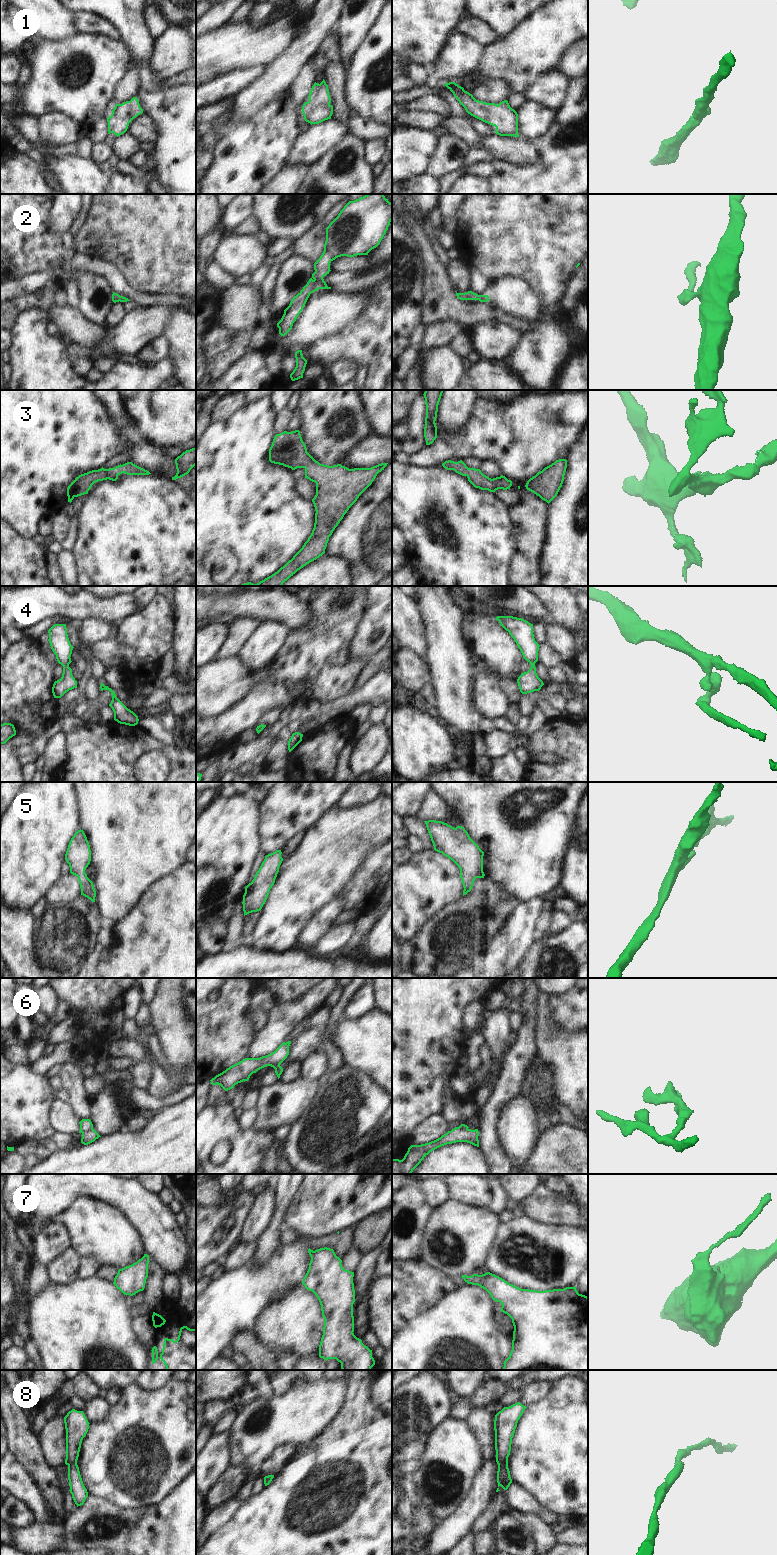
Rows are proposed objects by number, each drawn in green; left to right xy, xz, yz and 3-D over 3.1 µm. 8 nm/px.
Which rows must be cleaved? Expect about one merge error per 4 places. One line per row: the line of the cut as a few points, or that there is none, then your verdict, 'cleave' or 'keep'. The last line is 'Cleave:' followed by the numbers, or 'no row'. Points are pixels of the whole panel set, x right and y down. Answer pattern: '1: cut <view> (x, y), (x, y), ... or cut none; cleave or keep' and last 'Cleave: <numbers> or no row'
1: cut none; keep
2: cut none; keep
3: cut none; keep
4: cut none; keep
5: cut none; keep
6: cut xy (92, 1127), (82, 1133); cleave
7: cut none; keep
8: cut none; keep
Cleave: 6

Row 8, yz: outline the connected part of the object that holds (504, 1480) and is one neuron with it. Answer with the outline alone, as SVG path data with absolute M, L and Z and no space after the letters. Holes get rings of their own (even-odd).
M518 1402L509 1407L504 1407L495 1415L495 1457L498 1464L497 1483L498 1487L501 1486L504 1490L507 1490L512 1483L508 1468L508 1457L518 1420L526 1408L526 1406Z

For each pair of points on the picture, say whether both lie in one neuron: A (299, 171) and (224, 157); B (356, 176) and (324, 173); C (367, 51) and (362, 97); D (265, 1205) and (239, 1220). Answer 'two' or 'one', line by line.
A: two
B: one
C: one
D: two

